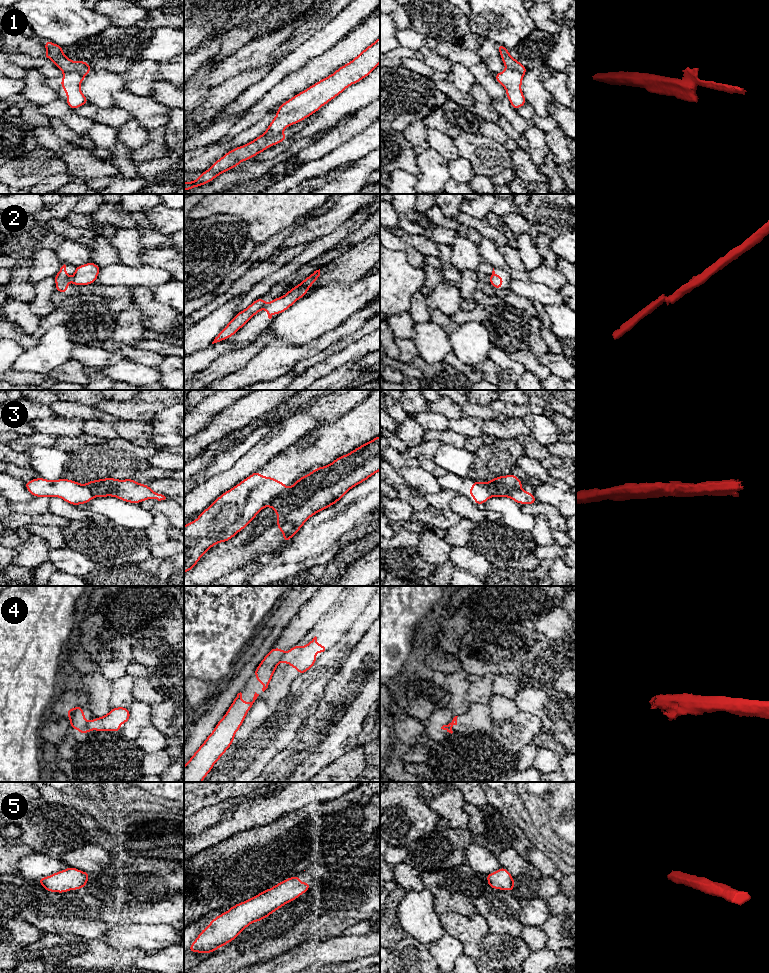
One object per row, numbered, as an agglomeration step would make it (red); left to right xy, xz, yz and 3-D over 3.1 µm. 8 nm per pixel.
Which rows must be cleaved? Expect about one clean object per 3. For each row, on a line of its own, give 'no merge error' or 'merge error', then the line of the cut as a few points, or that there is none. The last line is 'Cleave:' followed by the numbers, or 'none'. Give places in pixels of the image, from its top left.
1: merge error; cut in xy along (63, 72), (78, 71), (85, 75)
2: merge error; cut in xz along (268, 303), (264, 306)
3: merge error; cut in xz along (287, 488), (266, 505)
4: merge error; cut in xy along (87, 722), (90, 729)
5: no merge error; no cut
Cleave: 1, 2, 3, 4

